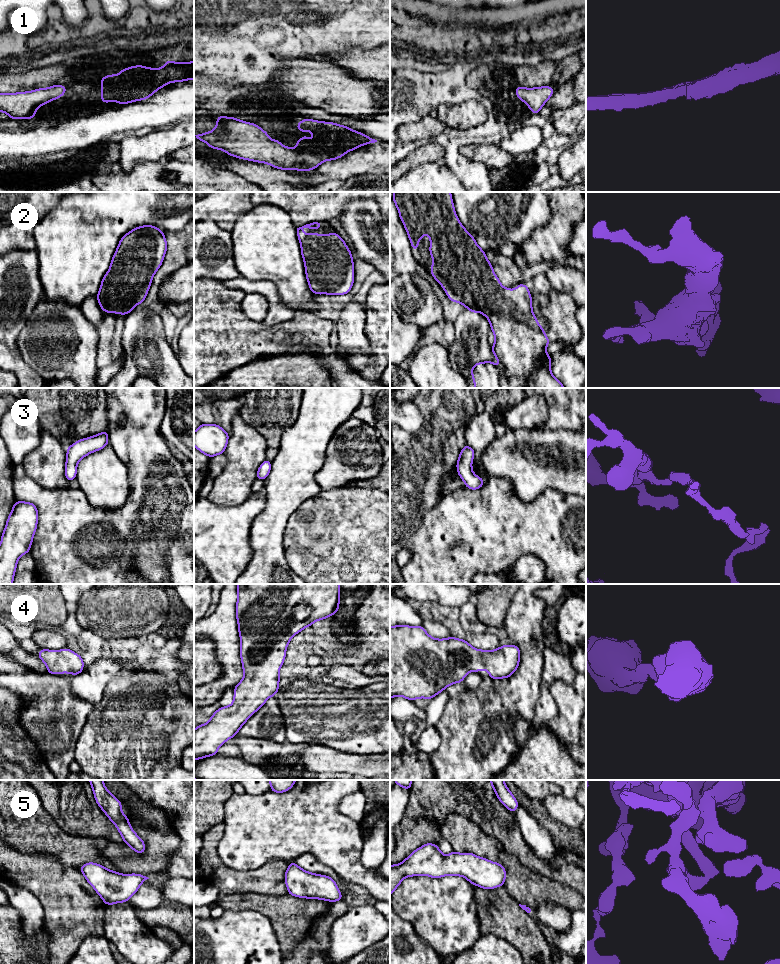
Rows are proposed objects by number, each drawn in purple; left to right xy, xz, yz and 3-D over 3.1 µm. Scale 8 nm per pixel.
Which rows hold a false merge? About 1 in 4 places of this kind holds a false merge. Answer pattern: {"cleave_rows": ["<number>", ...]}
{"cleave_rows": []}

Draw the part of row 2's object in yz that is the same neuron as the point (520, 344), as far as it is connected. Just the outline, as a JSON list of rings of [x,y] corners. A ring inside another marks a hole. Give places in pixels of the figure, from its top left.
[[[394,192],[392,199],[412,249],[419,249],[418,242],[423,235],[430,236],[429,252],[433,259],[430,273],[442,285],[449,299],[463,304],[472,313],[479,311],[490,322],[495,336],[491,350],[505,368],[505,373],[502,374],[491,361],[478,362],[471,367],[475,388],[565,388],[551,374],[551,356],[546,352],[551,341],[532,311],[528,287],[518,283],[517,288],[510,290],[501,285],[485,251],[460,223],[451,192]]]

